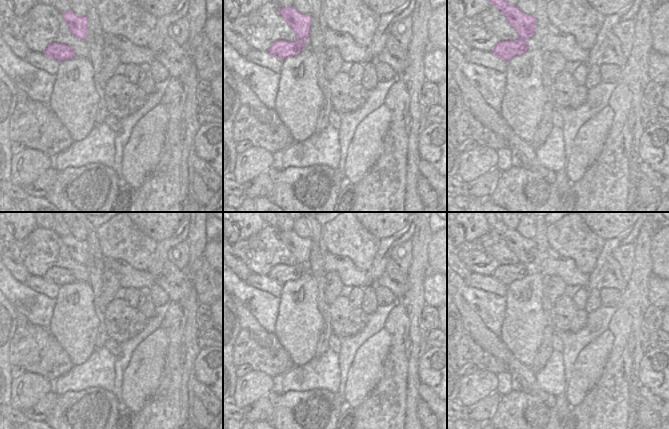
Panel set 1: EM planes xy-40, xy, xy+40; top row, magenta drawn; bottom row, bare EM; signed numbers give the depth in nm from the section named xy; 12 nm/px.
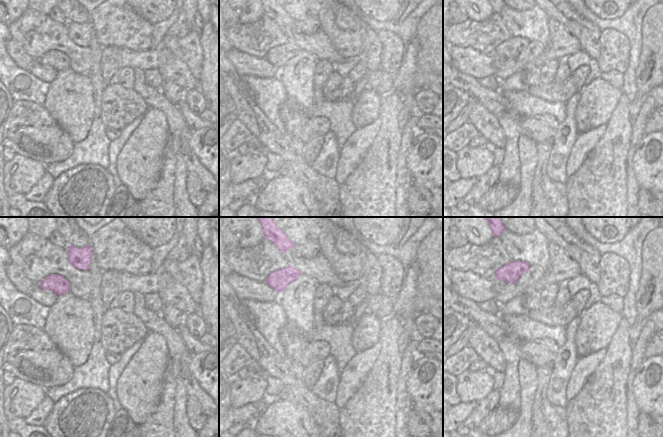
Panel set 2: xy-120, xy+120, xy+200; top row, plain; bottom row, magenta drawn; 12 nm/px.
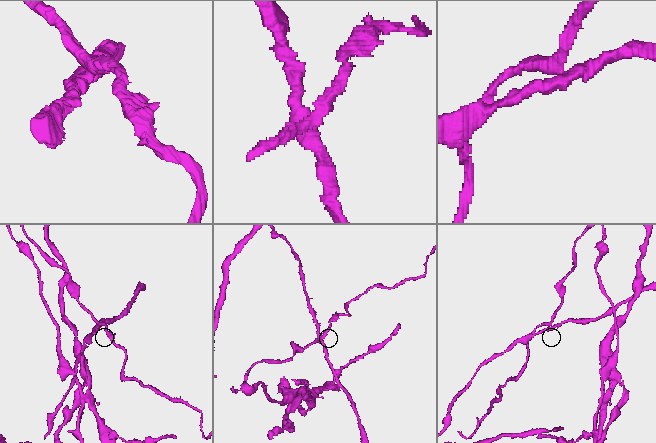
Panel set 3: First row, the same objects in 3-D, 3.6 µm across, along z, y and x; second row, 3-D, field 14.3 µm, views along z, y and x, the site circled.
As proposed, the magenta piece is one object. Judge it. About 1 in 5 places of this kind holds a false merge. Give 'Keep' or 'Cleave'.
Cleave

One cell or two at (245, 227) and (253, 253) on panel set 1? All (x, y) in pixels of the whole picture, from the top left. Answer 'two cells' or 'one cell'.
two cells

